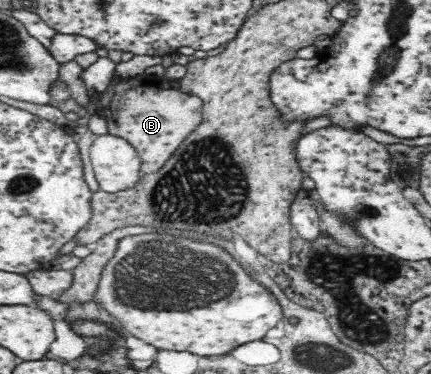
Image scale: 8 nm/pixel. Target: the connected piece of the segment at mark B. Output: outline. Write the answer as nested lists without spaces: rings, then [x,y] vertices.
[[[136,75],[136,80],[113,80],[106,91],[101,94],[95,93],[92,98],[100,100],[97,102],[96,113],[108,120],[108,133],[128,141],[138,151],[144,174],[151,175],[158,172],[168,162],[174,151],[188,138],[188,135],[198,128],[203,120],[203,103],[200,97],[178,92],[178,90],[162,90],[159,86],[140,82],[138,78],[142,76]]]

